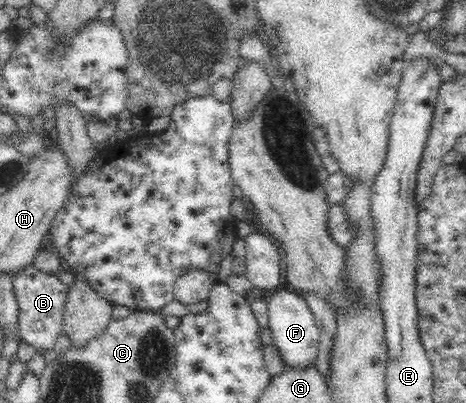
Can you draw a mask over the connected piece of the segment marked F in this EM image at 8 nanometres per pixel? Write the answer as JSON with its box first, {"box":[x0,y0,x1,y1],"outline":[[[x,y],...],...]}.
{"box":[267,289,320,368],"outline":[[[293,289],[276,290],[267,297],[268,327],[272,333],[272,343],[279,350],[285,368],[314,365],[319,353],[320,331],[306,299]]]}

